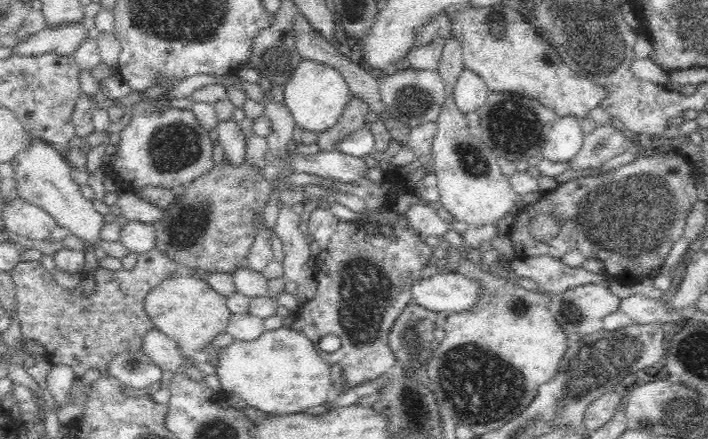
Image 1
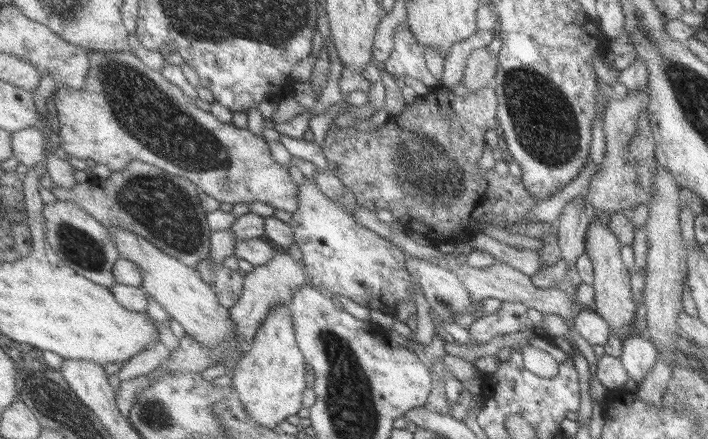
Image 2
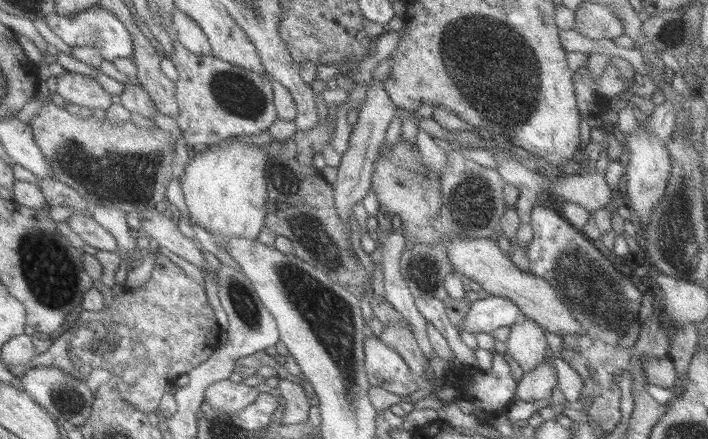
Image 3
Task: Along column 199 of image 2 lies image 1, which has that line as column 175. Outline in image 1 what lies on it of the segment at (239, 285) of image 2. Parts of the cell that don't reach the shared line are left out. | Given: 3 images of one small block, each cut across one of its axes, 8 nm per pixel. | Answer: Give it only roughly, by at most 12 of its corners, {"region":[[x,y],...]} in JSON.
{"region":[[152,248],[96,288],[41,261],[10,273],[22,337],[46,366],[108,375],[155,329],[144,296],[176,263]]}

